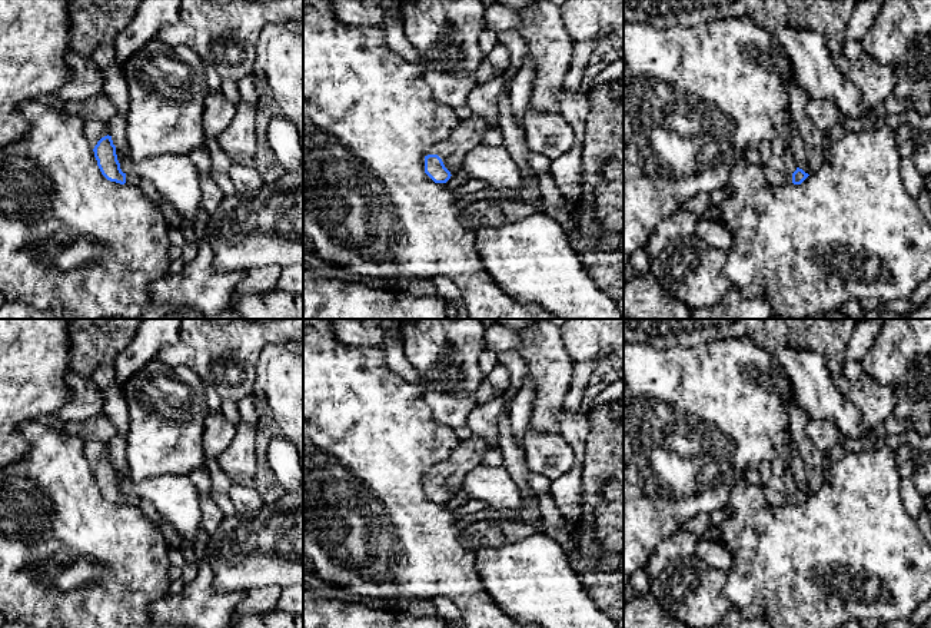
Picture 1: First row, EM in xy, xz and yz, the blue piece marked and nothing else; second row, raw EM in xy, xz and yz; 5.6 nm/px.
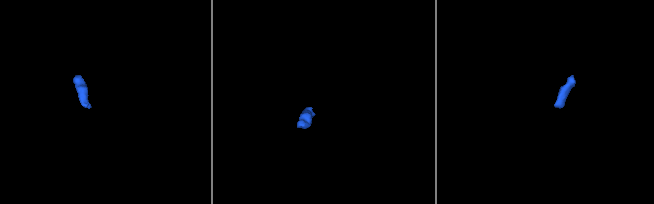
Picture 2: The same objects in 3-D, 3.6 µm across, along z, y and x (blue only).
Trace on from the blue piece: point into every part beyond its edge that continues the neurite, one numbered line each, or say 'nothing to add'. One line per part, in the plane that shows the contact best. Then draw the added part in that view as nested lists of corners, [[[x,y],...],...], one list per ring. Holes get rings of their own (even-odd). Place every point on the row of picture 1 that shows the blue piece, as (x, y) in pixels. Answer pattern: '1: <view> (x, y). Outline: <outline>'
1: xz (468, 133). Outline: [[[473,113],[460,120],[448,137],[433,147],[433,154],[438,154],[450,175],[455,175],[466,152],[481,144],[483,133],[492,127],[489,122]]]

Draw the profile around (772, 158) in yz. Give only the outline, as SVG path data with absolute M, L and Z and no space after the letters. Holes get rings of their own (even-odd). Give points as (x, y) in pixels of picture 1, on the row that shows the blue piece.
M762 143L758 152L762 166L772 167L779 173L792 175L798 167L789 149L778 150L768 143Z

